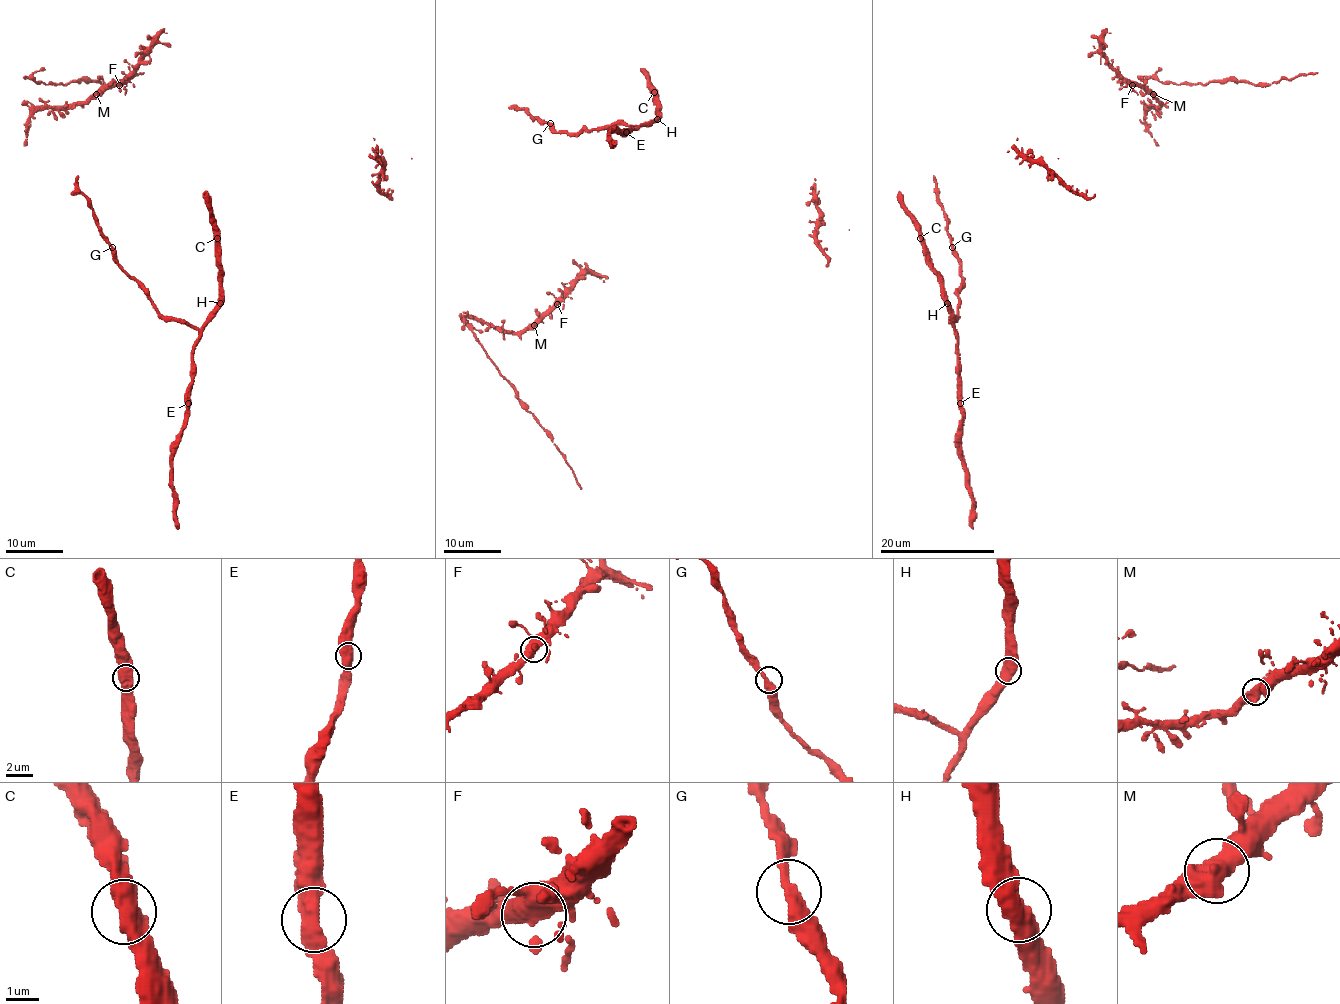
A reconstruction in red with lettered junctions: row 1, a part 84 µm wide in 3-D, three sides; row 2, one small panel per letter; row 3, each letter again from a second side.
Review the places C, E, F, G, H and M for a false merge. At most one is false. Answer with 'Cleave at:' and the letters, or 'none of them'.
Cleave at: none of them

